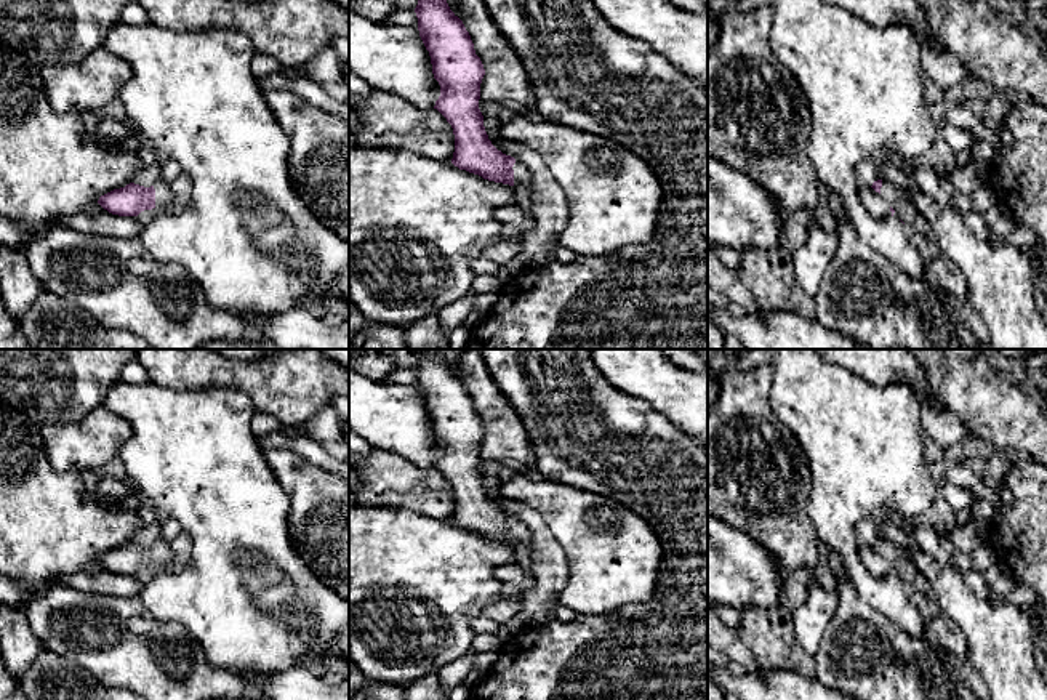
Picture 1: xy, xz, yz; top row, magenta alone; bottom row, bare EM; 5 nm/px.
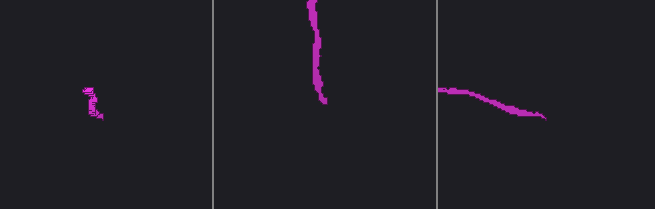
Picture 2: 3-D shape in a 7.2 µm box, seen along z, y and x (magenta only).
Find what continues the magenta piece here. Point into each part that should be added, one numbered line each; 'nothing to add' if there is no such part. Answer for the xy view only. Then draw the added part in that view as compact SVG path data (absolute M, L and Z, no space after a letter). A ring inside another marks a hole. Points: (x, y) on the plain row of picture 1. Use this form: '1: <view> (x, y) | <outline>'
1: xy (162, 550) | M165 541L154 543L155 548L155 564L162 569L162 572L166 572L166 567L170 564L170 545Z

